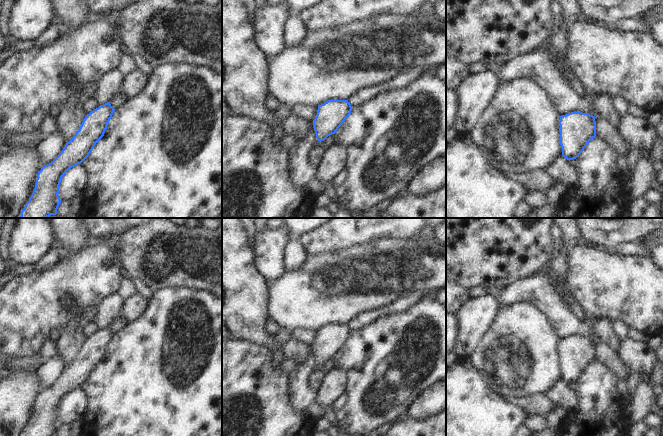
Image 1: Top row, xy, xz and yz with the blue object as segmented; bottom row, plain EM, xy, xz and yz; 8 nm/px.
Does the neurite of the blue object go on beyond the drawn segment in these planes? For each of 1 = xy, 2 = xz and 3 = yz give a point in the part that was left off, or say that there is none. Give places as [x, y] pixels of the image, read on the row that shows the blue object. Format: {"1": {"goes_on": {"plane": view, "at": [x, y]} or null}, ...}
{"1": {"goes_on": null}, "2": {"goes_on": null}, "3": {"goes_on": null}}

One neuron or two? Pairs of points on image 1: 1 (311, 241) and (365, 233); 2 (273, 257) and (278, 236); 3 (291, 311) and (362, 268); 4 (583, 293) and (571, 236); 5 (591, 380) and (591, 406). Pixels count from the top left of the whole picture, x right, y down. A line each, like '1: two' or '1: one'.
1: one
2: one
3: one
4: two
5: one

